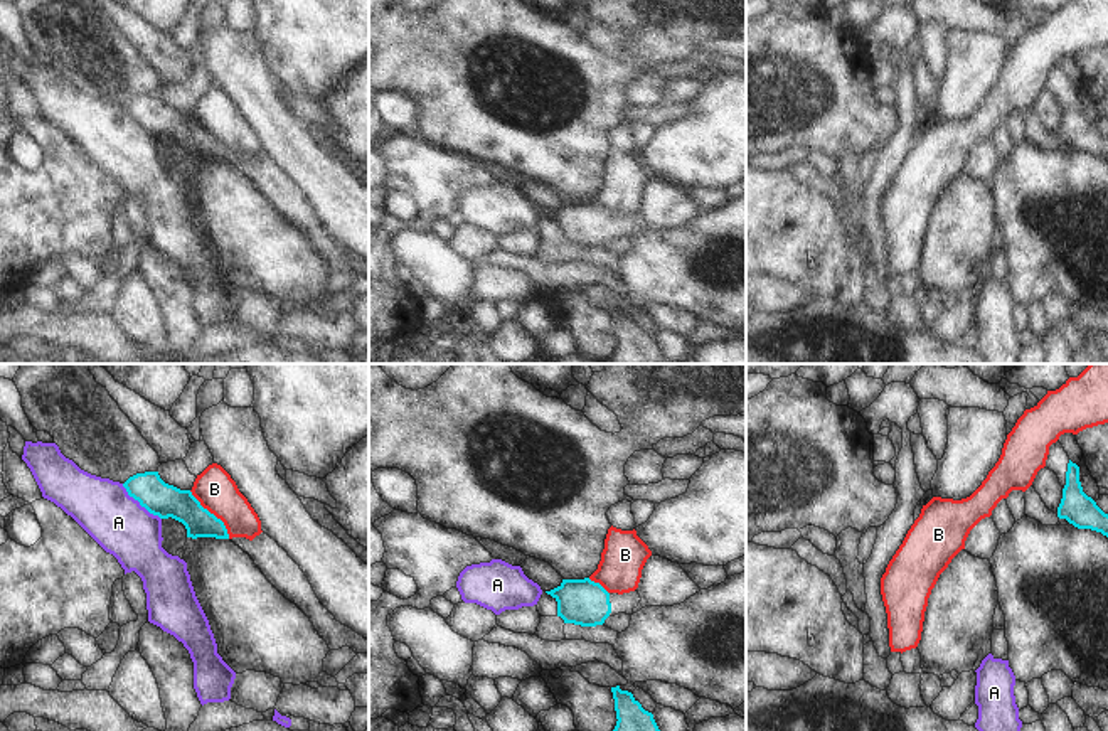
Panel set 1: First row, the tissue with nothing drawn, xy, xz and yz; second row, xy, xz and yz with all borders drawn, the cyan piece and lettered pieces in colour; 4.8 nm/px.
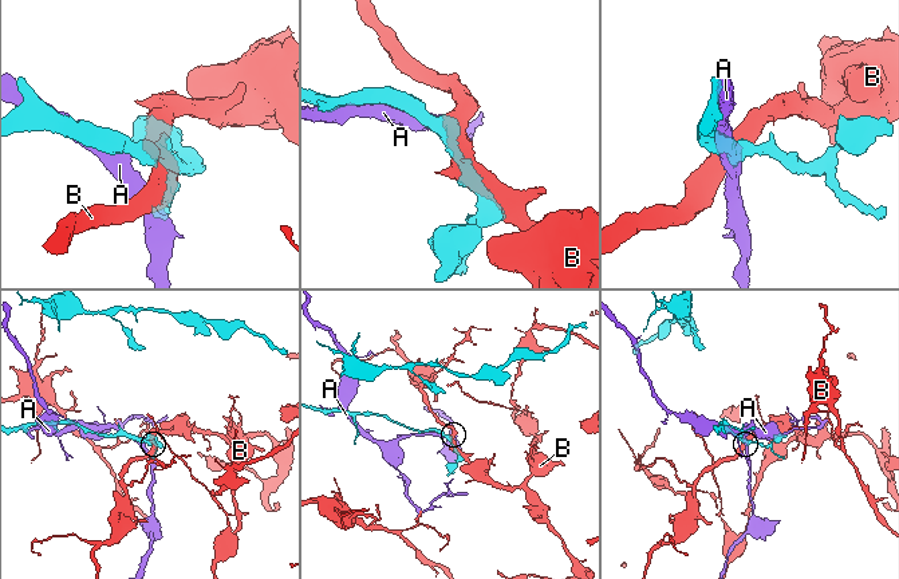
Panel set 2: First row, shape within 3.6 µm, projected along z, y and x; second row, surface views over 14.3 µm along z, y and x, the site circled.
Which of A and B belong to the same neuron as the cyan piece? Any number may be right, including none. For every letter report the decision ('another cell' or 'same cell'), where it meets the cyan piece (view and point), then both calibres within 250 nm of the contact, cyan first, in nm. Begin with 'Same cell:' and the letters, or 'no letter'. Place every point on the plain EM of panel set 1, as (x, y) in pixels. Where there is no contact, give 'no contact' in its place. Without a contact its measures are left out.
Same cell: no letter
A: another cell; contact xy (140, 127); calibres 160 and 280 nm
B: another cell; contact xy (213, 137); calibres 160 and 190 nm

